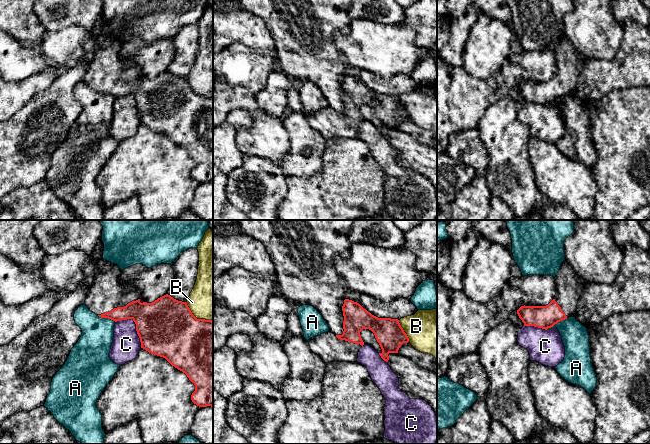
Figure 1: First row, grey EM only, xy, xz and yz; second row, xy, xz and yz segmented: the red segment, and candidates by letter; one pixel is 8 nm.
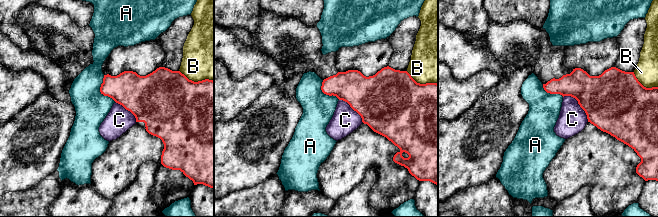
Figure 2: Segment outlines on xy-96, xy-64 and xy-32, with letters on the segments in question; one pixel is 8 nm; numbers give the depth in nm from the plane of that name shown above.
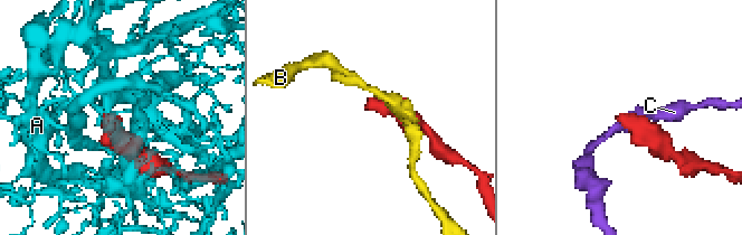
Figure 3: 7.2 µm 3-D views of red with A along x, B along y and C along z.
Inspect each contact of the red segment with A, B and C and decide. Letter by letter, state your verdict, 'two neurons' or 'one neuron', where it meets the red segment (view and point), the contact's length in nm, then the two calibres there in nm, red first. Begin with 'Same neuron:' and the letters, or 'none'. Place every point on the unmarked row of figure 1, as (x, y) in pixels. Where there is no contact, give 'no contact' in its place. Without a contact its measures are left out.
Same neuron: none
A: two neurons | yz (556, 99) | 200 nm | 180/220 nm
B: two neurons | xz (403, 107) | 200 nm | 220/360 nm
C: two neurons | xy (136, 101) | 300 nm | 460/220 nm

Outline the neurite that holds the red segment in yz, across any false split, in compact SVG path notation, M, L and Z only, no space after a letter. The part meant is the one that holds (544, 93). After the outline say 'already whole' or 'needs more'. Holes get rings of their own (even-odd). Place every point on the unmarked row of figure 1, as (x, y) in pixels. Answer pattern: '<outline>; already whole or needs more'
M564 36L555 52L556 71L546 82L521 82L517 86L524 102L547 106L558 98L574 93L586 59Z; needs more

